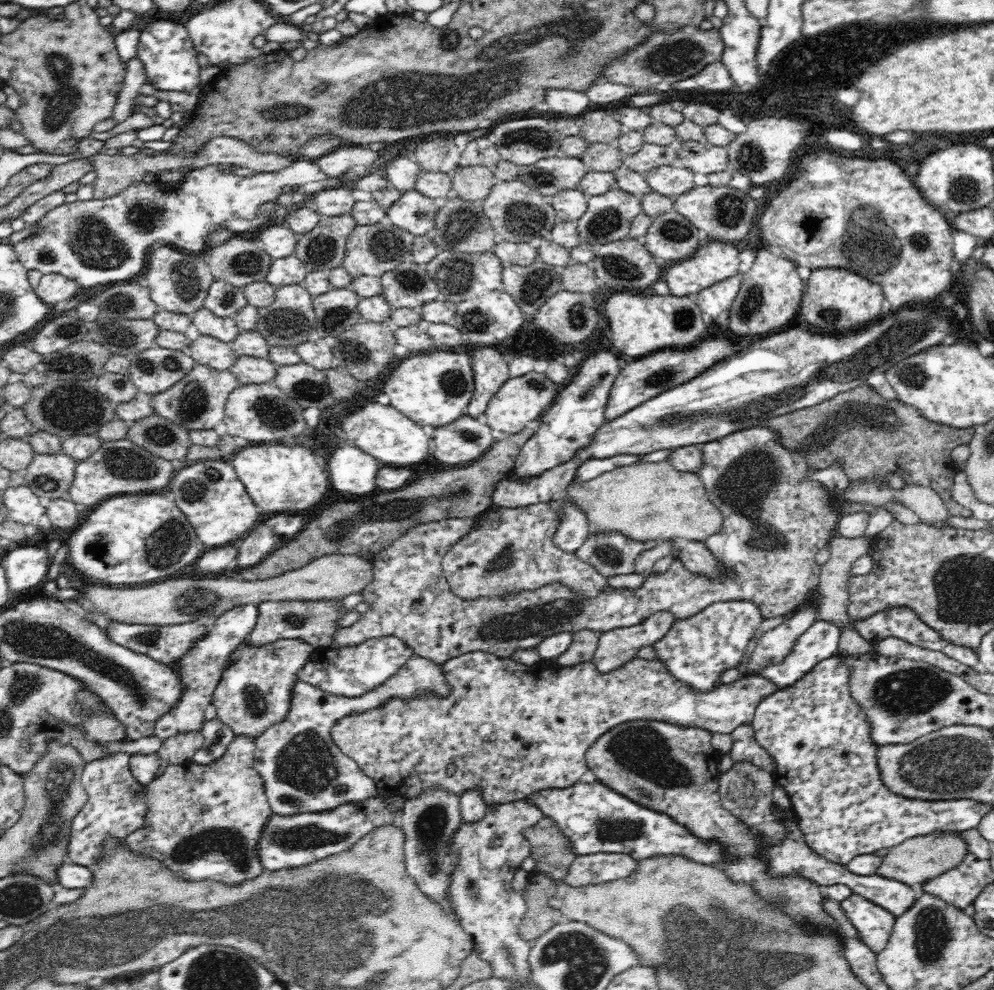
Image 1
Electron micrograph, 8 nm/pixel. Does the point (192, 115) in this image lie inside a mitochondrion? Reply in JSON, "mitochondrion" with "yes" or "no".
{"mitochondrion":"no"}

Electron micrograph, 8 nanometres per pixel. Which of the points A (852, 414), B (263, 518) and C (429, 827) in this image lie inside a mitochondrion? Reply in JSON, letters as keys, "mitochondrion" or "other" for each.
{"A":"mitochondrion","B":"other","C":"mitochondrion"}

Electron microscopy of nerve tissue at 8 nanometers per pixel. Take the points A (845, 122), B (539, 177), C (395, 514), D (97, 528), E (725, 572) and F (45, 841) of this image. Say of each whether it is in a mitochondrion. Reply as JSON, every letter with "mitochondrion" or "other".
{"A":"other","B":"mitochondrion","C":"mitochondrion","D":"other","E":"other","F":"mitochondrion"}

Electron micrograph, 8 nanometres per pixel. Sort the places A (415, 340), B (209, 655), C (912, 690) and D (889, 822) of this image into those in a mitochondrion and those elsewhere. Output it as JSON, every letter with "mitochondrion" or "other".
{"A":"other","B":"other","C":"mitochondrion","D":"other"}

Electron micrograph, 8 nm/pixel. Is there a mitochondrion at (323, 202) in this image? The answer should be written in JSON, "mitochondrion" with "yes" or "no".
{"mitochondrion":"no"}

